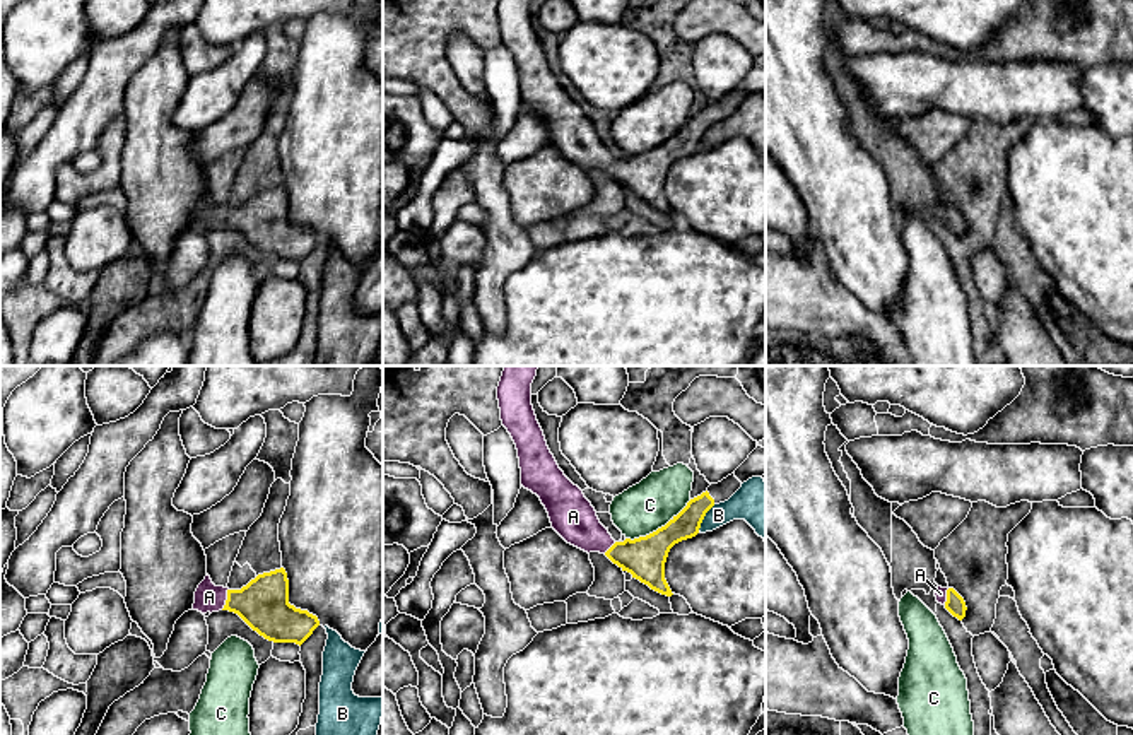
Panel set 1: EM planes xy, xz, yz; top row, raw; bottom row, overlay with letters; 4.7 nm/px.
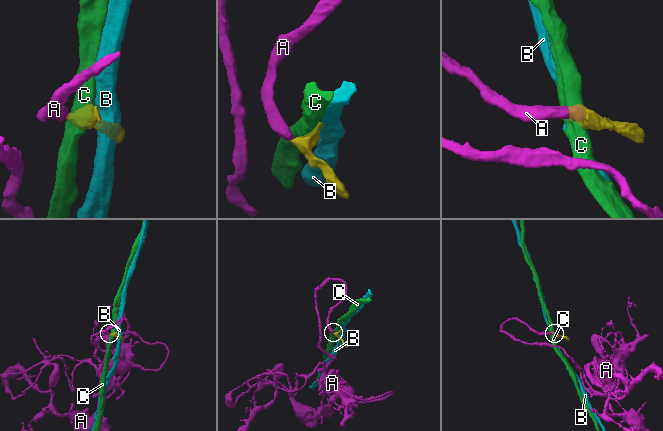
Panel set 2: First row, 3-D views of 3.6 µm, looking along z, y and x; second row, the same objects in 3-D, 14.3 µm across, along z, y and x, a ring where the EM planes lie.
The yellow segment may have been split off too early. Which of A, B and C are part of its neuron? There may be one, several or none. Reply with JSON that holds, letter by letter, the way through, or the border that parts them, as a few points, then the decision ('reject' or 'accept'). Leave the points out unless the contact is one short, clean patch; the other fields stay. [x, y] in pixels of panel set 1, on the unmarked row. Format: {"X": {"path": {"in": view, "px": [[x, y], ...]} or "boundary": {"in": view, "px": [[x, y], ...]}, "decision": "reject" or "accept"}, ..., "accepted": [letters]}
{"A": {"path": {"in": "xy", "px": [[264, 221], [228, 216], [209, 214]]}, "decision": "accept"}, "B": {"boundary": {"in": "xz", "px": [[715, 122], [698, 147]]}, "decision": "reject"}, "C": {"decision": "reject"}, "accepted": ["A"]}

